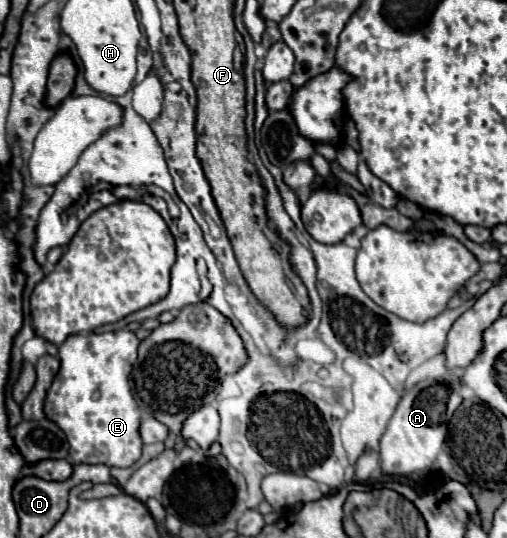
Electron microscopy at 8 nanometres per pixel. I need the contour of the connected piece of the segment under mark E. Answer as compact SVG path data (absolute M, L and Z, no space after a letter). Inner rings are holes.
M132 331L76 333L60 347L60 371L46 395L46 417L68 437L72 463L102 463L130 467L142 455L138 437L140 407L134 401L128 375L136 361L138 337Z

